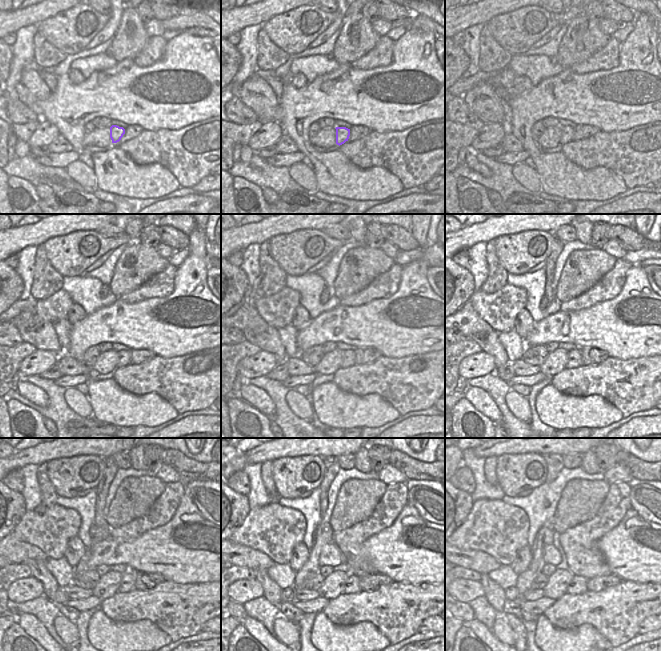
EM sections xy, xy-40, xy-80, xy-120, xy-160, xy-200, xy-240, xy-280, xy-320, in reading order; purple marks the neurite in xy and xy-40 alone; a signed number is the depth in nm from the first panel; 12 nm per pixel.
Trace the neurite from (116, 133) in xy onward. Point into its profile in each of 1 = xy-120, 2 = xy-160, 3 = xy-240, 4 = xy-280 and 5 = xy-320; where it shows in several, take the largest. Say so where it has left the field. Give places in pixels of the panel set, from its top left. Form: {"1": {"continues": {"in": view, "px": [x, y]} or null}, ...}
{"1": {"continues": {"in": "xy-120", "px": [124, 357]}}, "2": {"continues": {"in": "xy-160", "px": [349, 360]}}, "3": {"continues": {"in": "xy-240", "px": [128, 583]}}, "4": {"continues": {"in": "xy-280", "px": [352, 585]}}, "5": {"continues": {"in": "xy-320", "px": [577, 586]}}}

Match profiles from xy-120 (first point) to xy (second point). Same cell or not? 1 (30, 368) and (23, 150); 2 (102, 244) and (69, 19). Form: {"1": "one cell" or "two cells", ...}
{"1": "two cells", "2": "one cell"}

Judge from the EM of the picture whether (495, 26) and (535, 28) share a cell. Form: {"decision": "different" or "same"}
{"decision": "same"}

